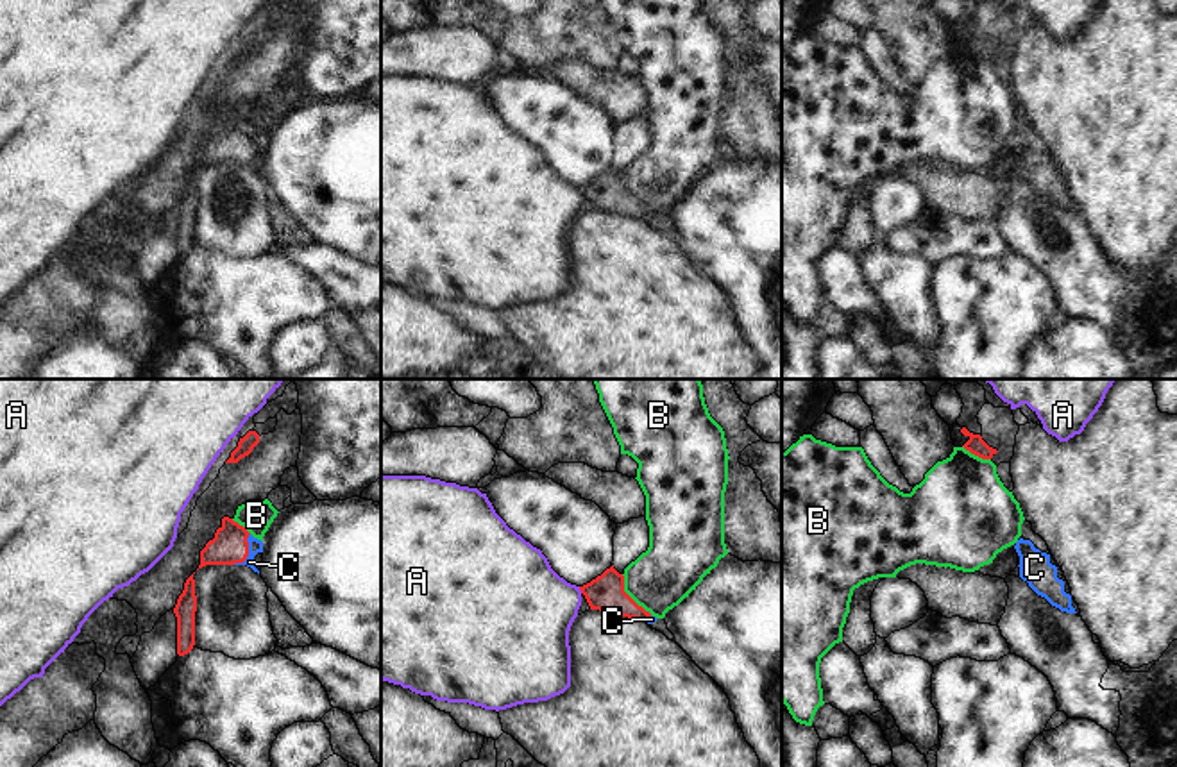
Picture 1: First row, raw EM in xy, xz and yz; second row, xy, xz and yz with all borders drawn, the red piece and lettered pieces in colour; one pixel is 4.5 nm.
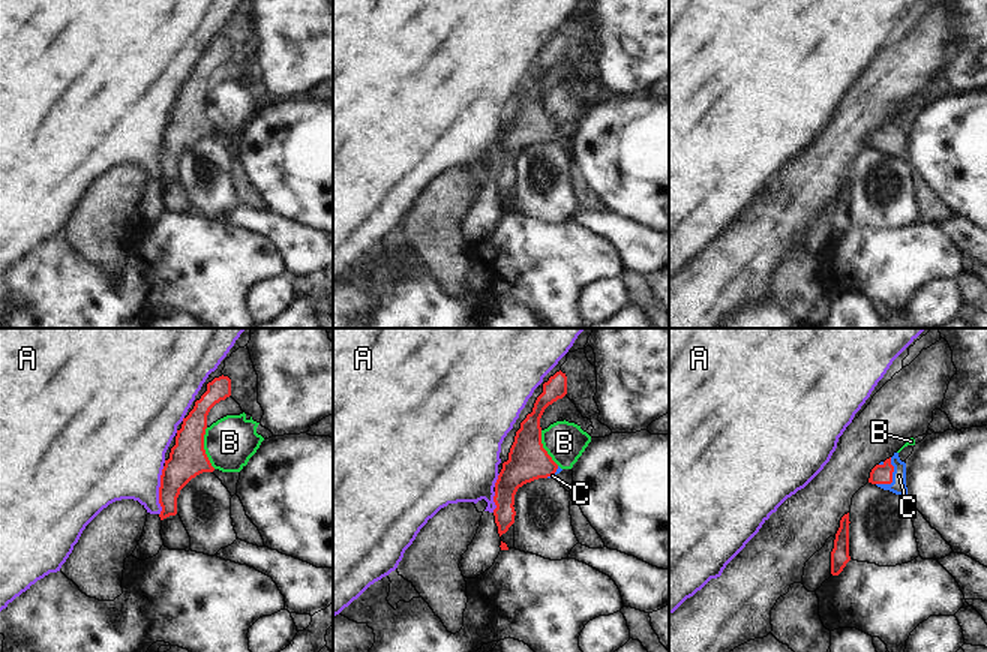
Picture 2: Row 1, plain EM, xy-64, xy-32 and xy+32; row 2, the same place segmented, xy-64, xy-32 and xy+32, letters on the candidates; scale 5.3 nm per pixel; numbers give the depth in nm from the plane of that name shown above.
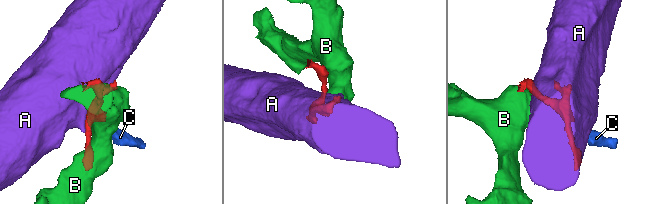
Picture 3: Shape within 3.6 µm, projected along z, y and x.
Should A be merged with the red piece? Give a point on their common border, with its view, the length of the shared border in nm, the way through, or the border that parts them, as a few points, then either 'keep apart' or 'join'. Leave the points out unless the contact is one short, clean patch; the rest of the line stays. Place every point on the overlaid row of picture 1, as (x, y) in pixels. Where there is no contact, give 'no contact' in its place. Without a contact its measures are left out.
meets red in xz at (580, 589); contact 40 nm long; border along xz (578, 587), (582, 592); keep apart

